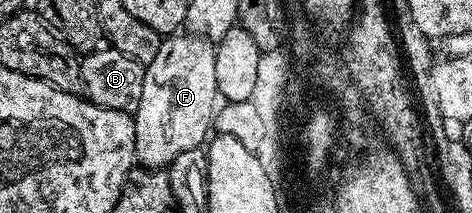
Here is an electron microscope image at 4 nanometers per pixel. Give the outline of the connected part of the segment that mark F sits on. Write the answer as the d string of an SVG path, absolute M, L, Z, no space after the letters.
M171 35L164 39L153 63L144 68L141 99L133 110L135 160L148 169L163 169L171 165L181 151L200 148L213 129L217 110L214 44L205 37L179 36L183 35Z

